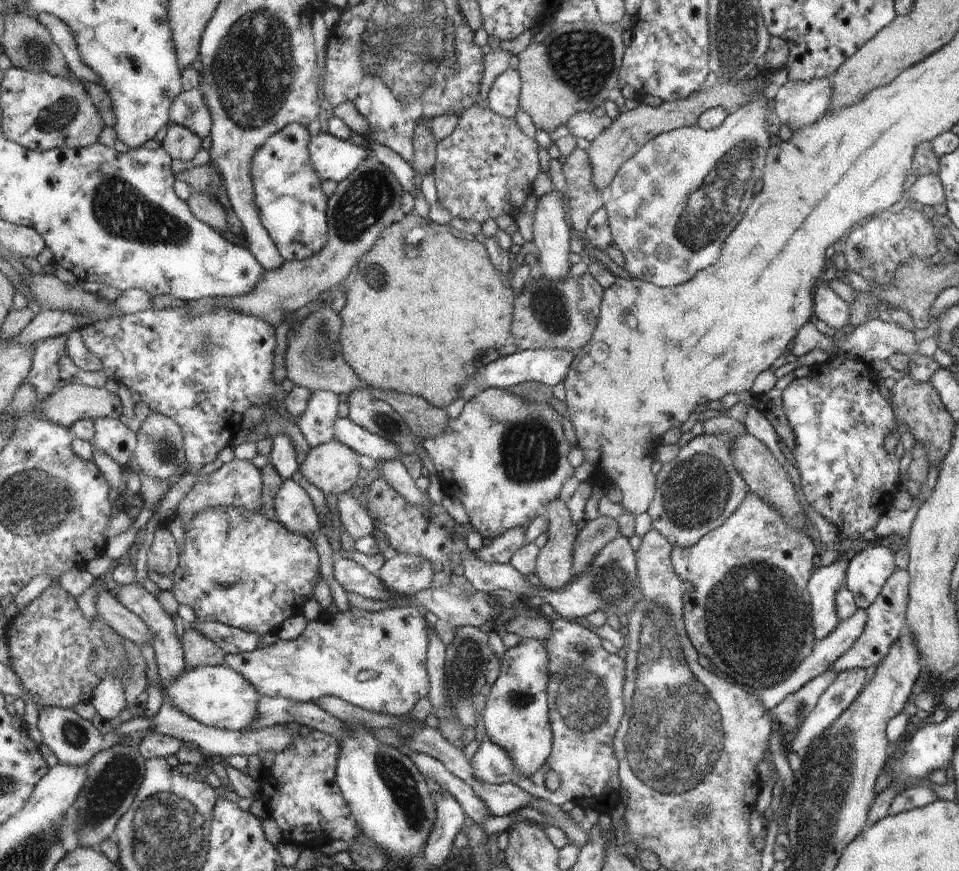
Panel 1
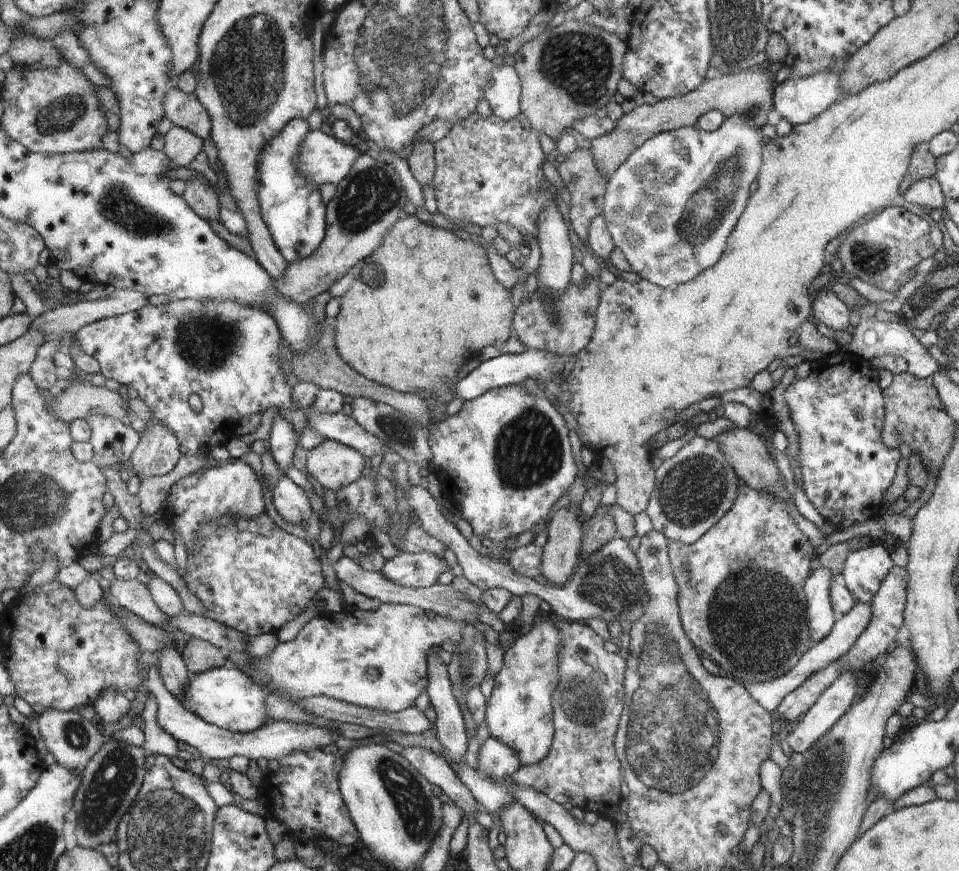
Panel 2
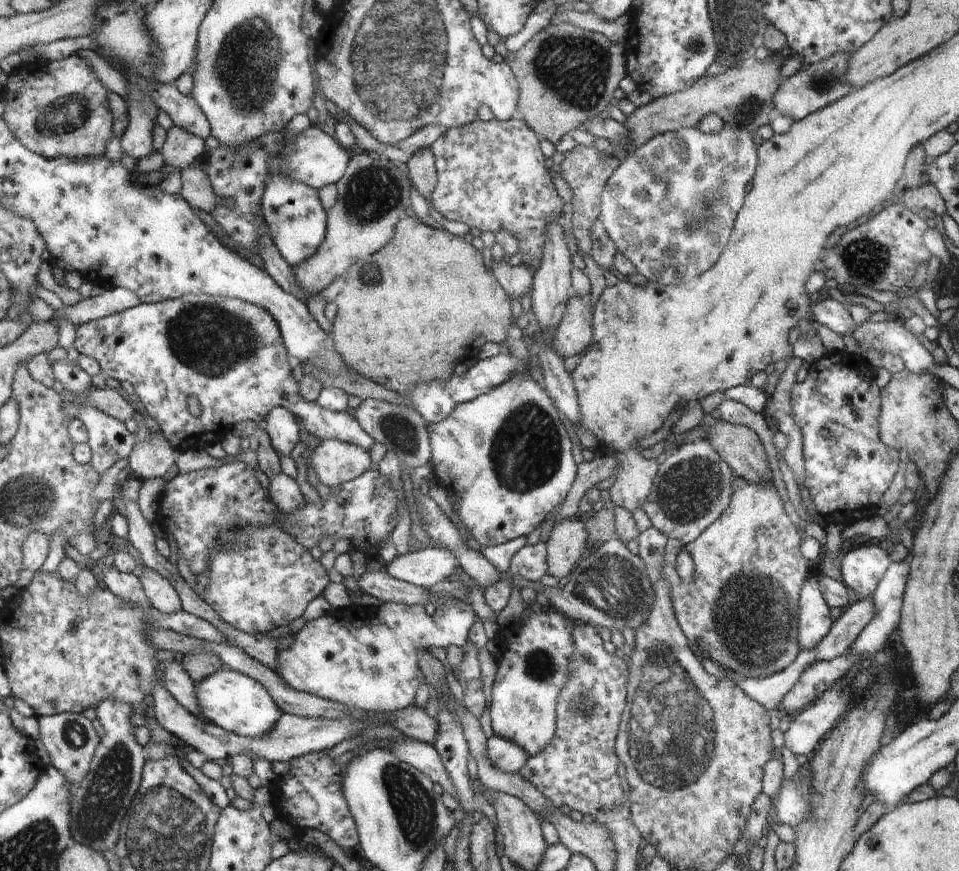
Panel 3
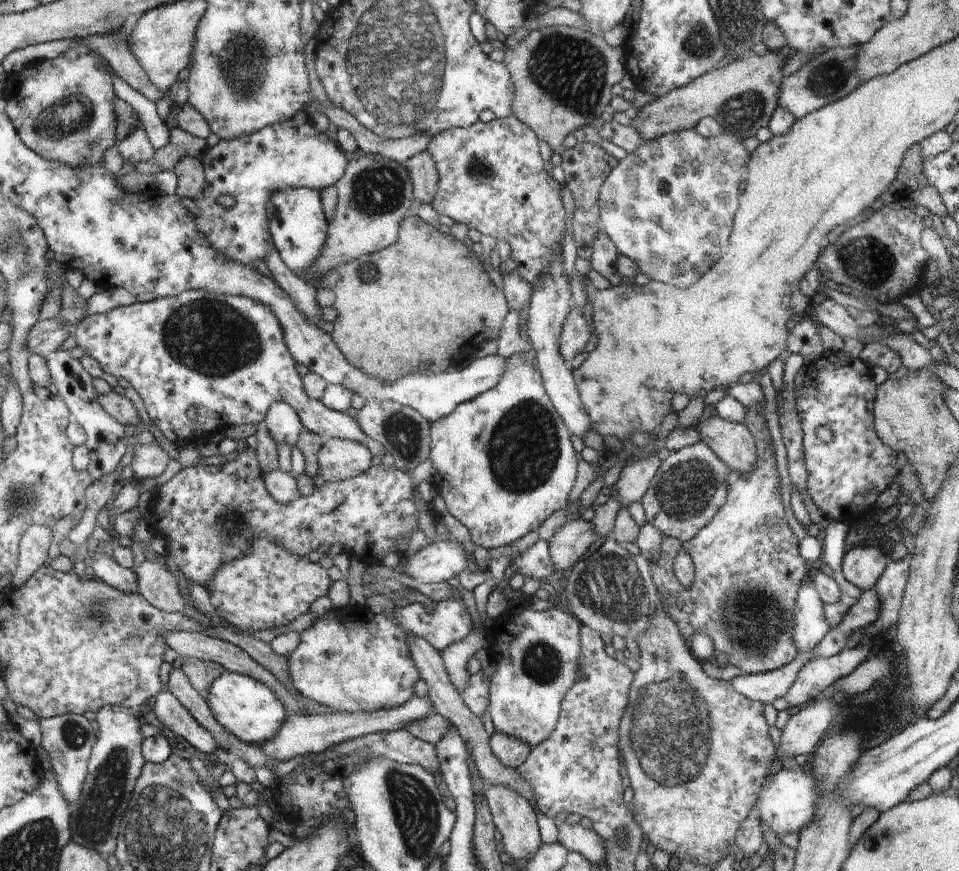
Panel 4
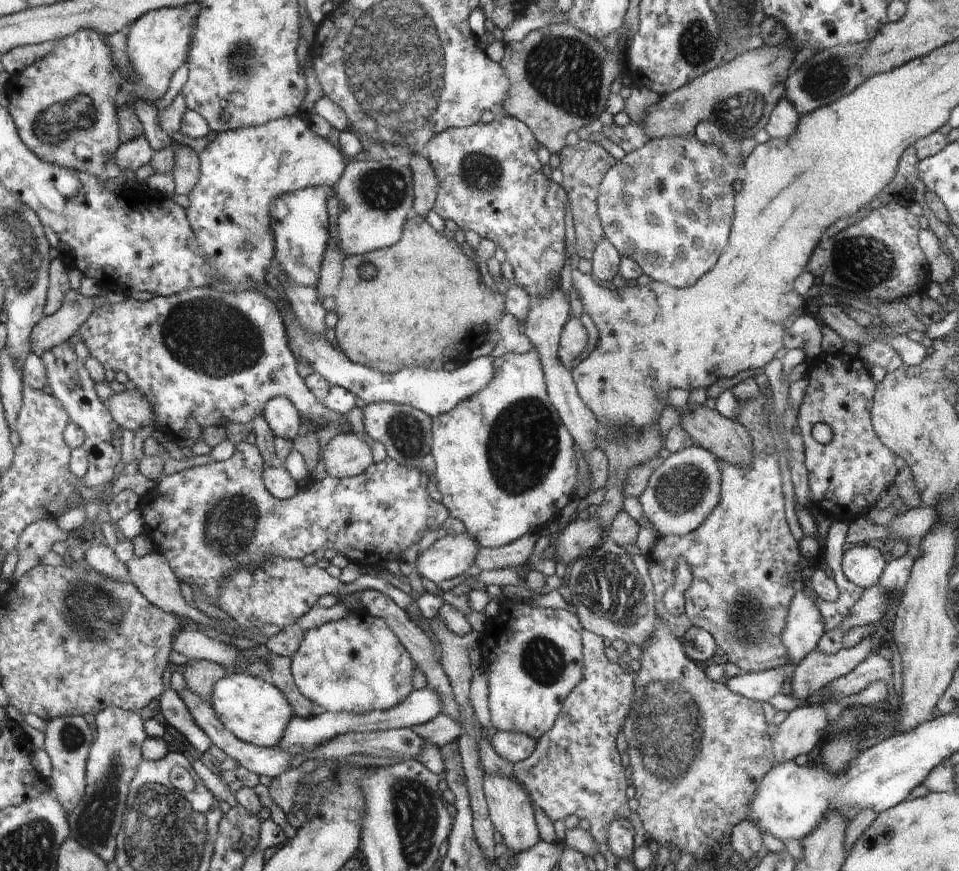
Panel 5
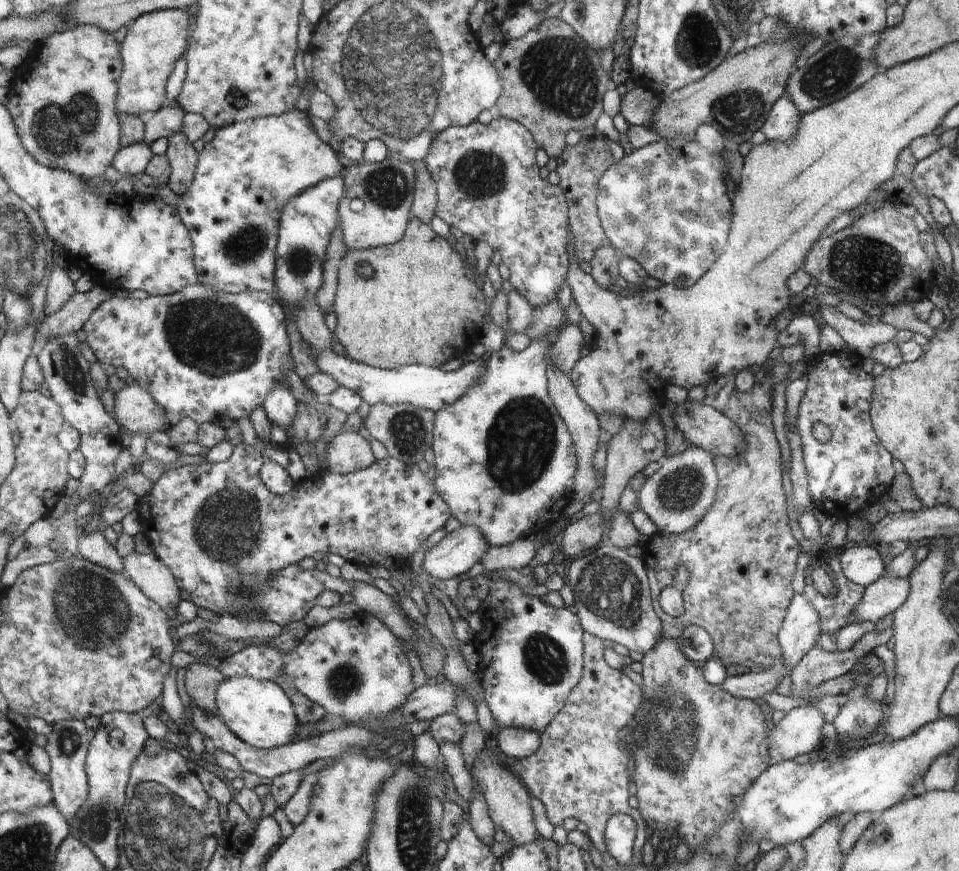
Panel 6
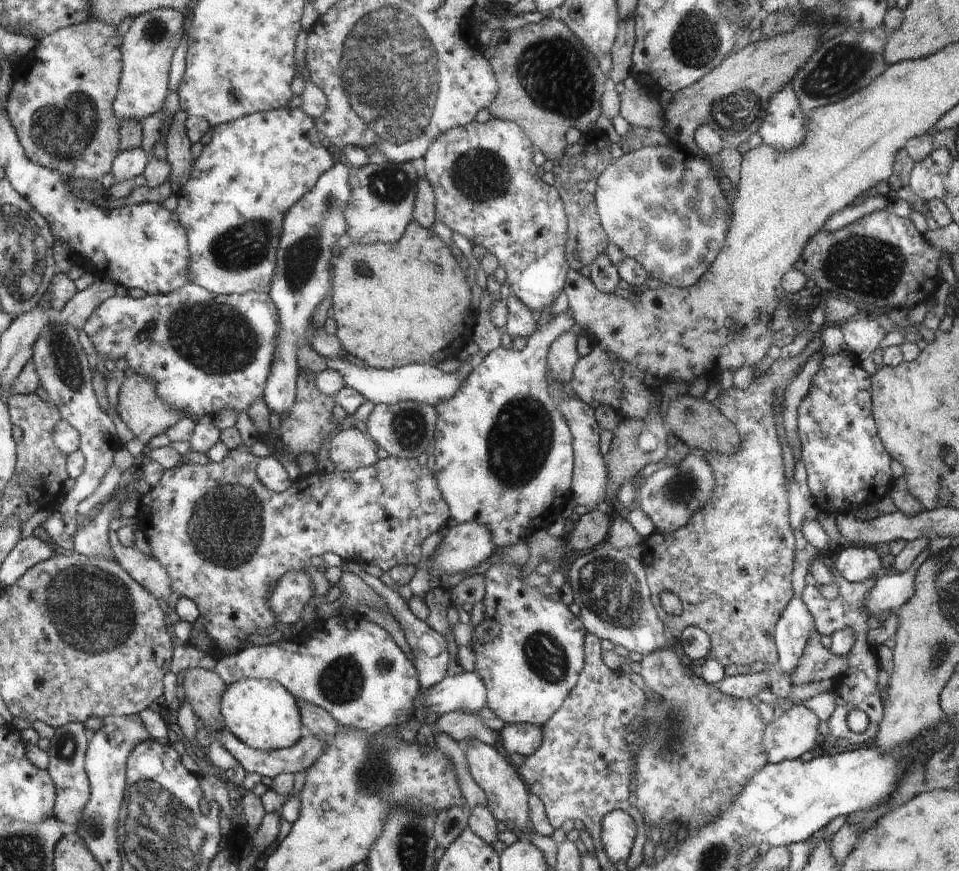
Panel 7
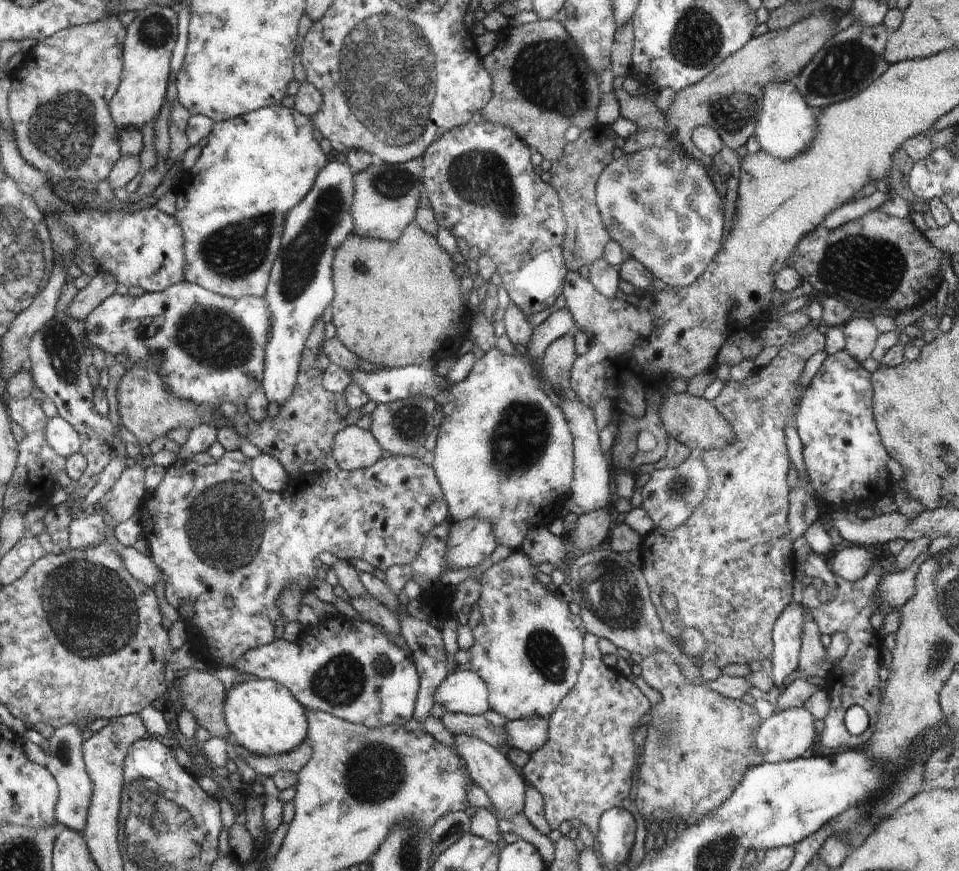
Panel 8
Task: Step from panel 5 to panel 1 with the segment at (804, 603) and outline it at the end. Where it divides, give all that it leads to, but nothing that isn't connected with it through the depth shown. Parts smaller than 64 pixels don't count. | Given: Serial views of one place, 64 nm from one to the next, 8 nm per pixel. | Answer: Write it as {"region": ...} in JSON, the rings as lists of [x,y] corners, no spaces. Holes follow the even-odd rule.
{"region":[[[851,554],[842,555],[829,566],[822,567],[814,572],[809,580],[808,587],[814,605],[814,628],[817,639],[824,639],[836,630],[837,617],[837,592],[845,584]]]}

